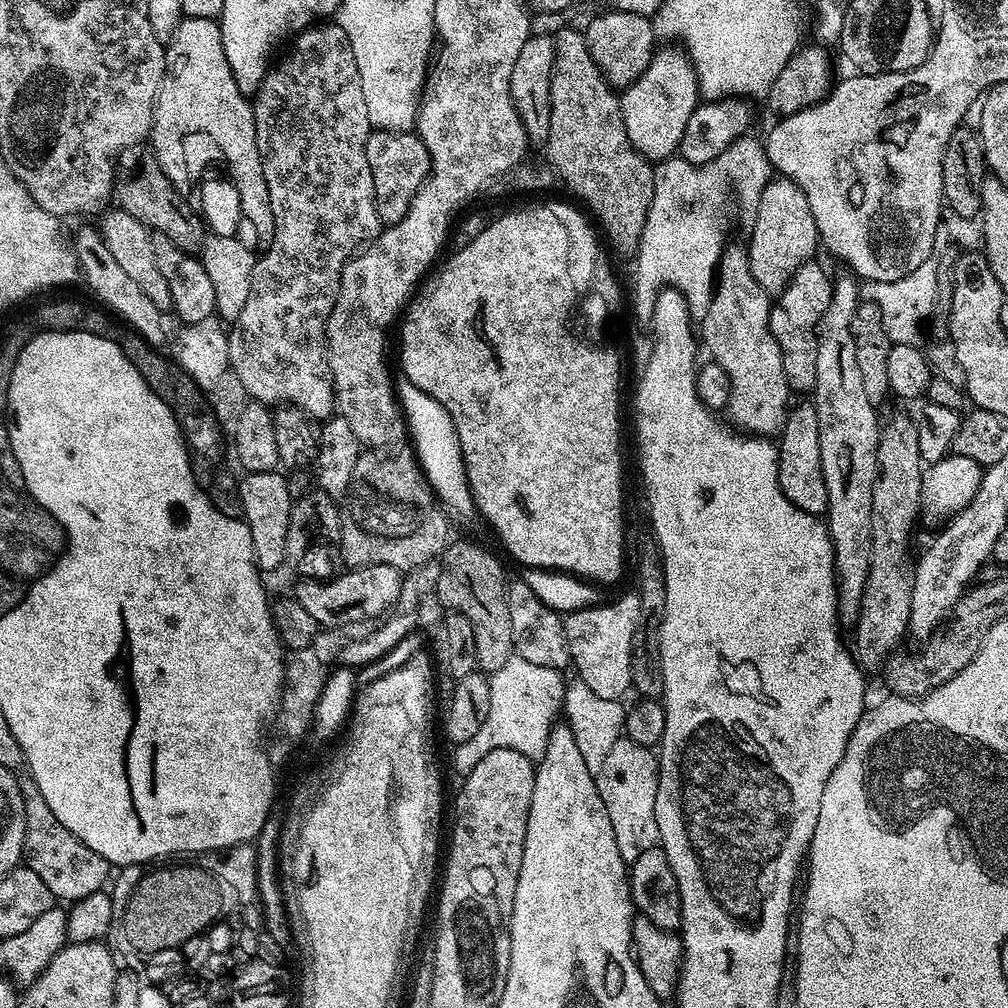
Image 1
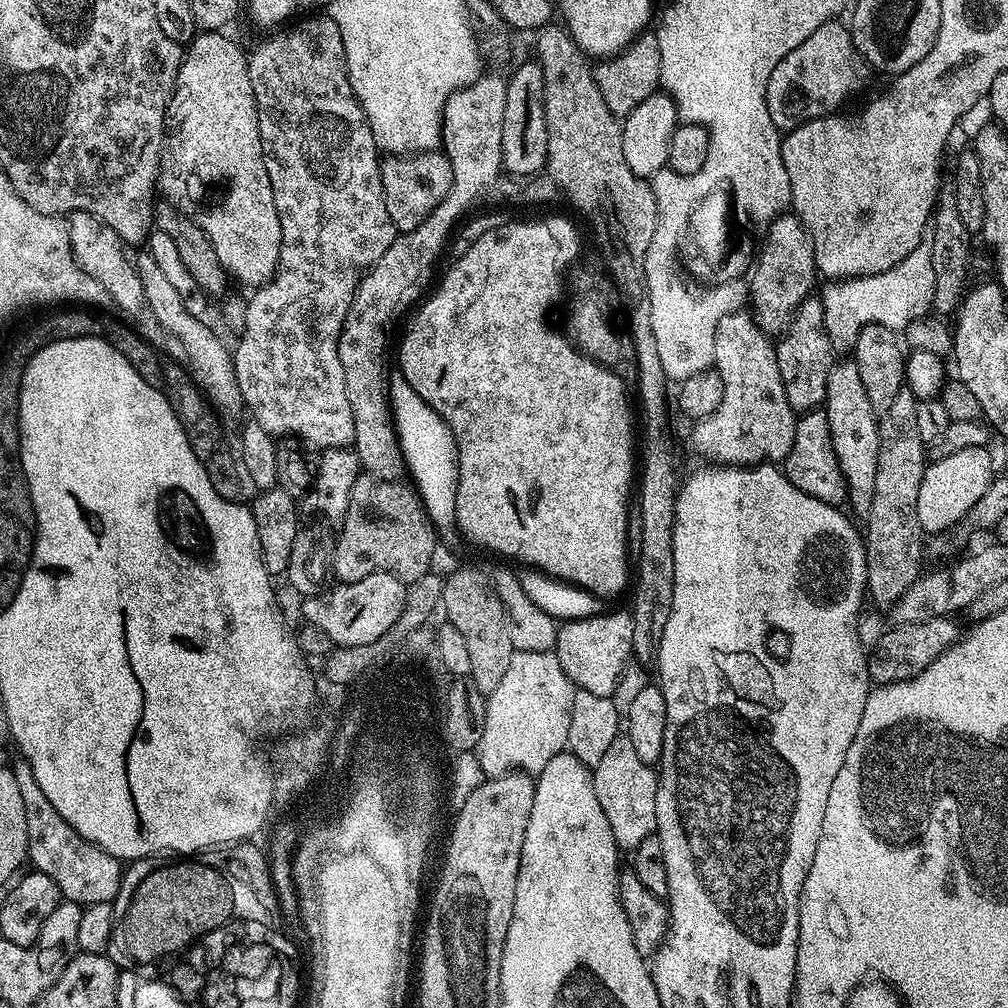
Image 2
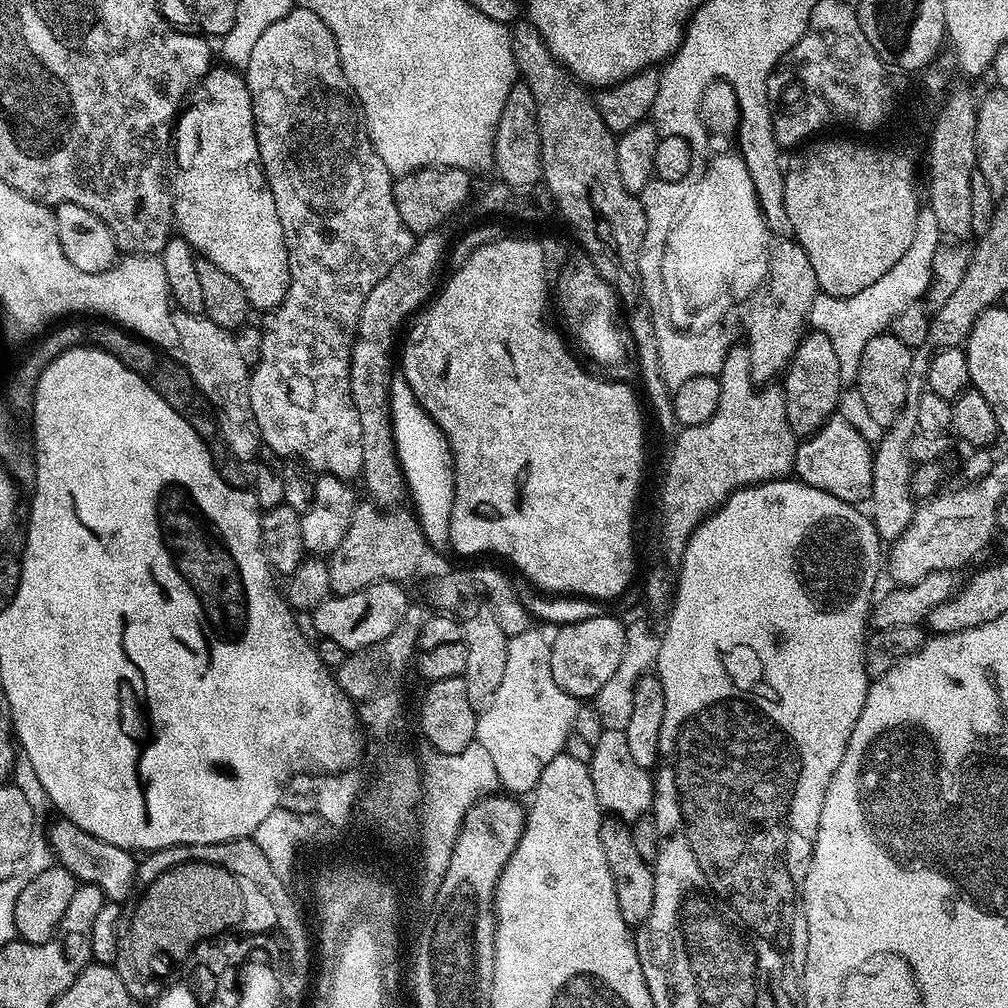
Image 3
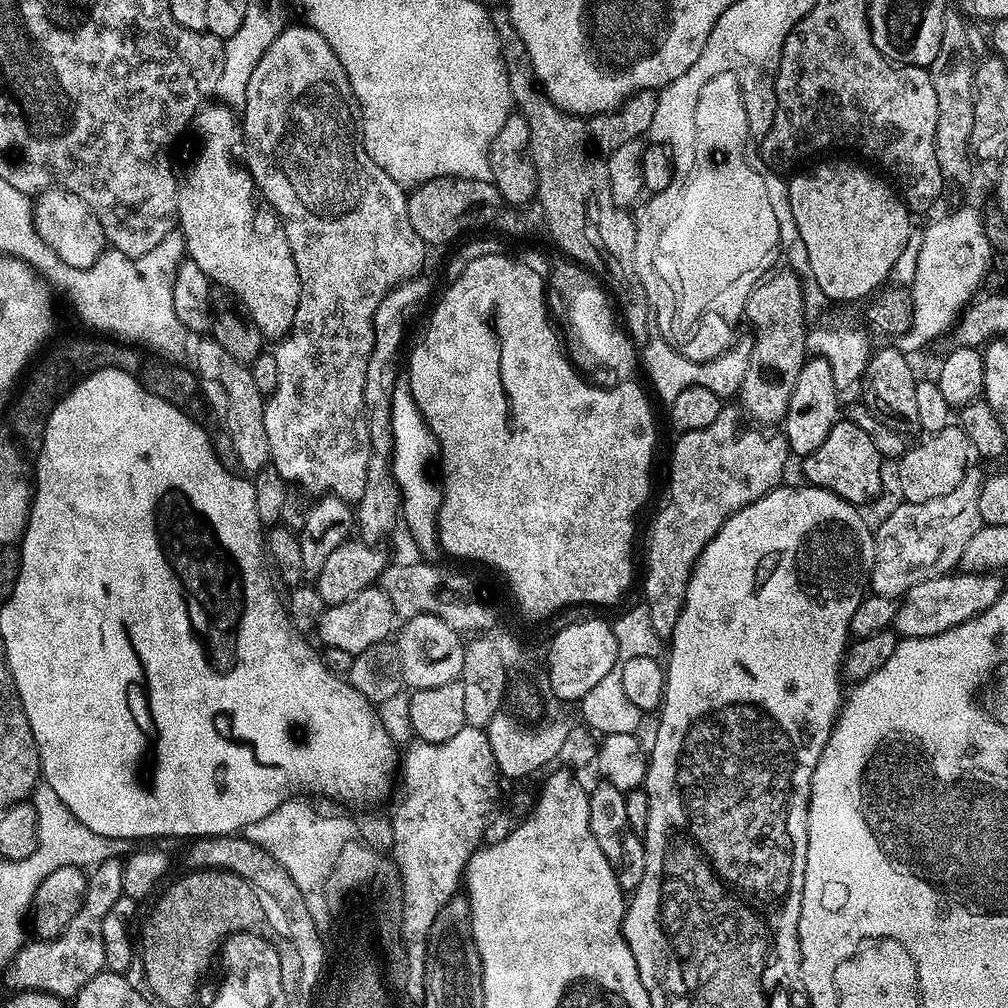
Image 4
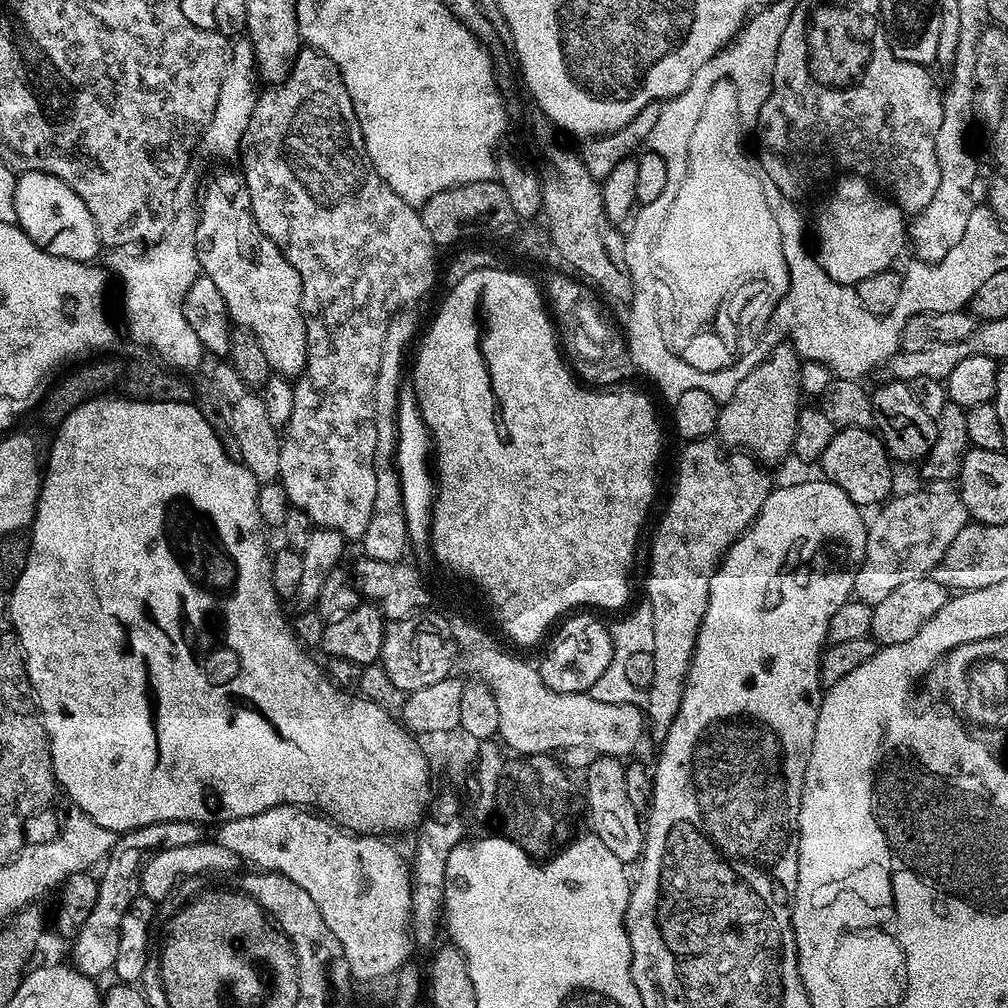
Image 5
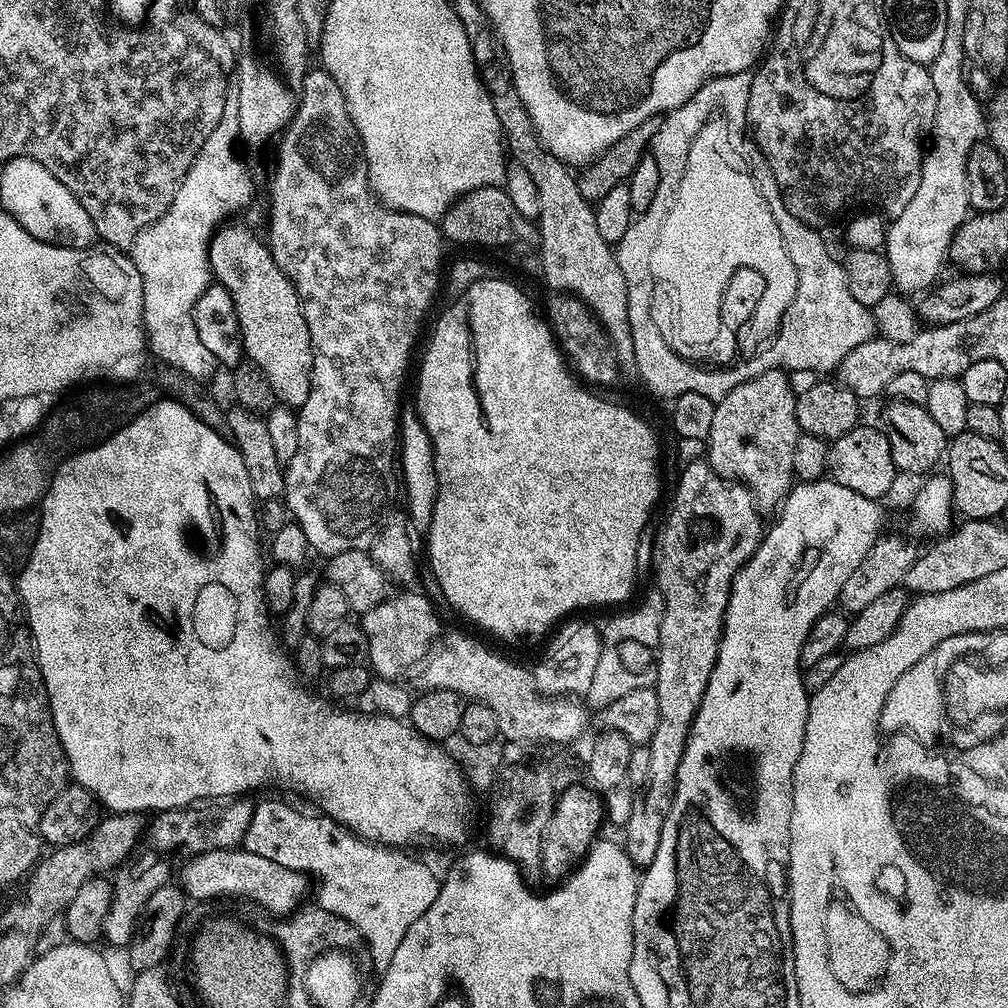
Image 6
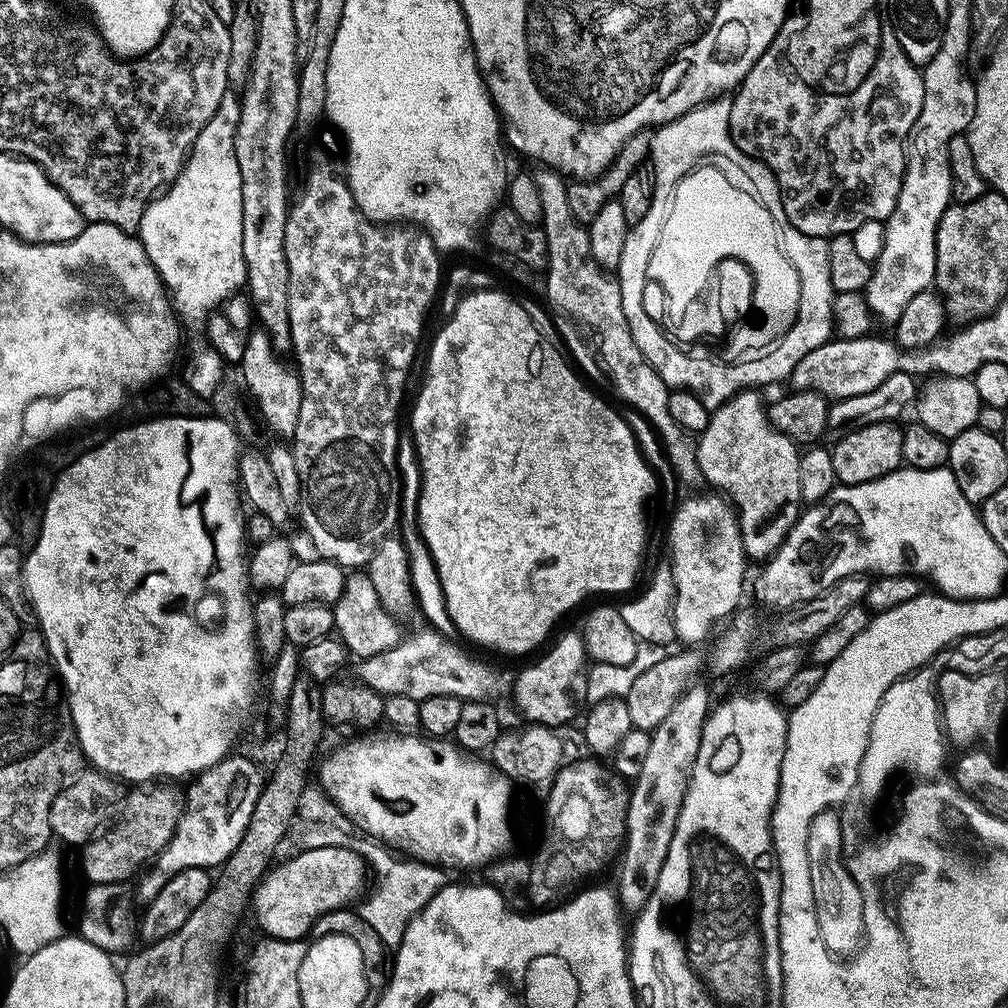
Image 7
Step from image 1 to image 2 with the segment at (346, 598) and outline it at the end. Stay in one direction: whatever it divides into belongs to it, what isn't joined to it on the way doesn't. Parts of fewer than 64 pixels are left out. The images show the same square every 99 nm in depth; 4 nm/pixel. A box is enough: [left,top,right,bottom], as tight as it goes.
[303,574,407,648]

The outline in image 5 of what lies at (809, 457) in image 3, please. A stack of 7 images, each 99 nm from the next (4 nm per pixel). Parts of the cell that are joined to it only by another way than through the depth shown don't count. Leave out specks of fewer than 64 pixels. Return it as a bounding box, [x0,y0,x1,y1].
[818,428,893,506]

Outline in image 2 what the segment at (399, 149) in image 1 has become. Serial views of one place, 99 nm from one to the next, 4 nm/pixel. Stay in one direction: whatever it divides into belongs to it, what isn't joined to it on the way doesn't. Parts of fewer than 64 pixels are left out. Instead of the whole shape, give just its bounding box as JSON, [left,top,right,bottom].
[380,150,452,234]

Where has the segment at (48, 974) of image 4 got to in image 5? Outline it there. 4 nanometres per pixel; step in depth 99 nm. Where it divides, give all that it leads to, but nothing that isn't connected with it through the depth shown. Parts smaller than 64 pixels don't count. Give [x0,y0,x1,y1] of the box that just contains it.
[71,820,206,978]

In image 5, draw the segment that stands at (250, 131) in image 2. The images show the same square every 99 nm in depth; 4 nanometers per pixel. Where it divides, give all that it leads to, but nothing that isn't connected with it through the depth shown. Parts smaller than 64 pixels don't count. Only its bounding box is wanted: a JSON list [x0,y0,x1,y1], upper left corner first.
[196,171,308,378]

